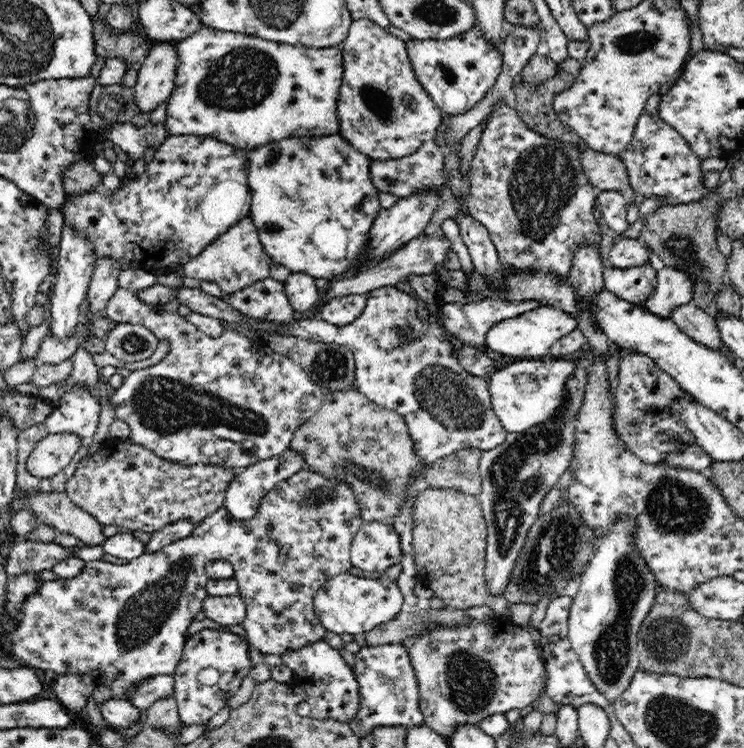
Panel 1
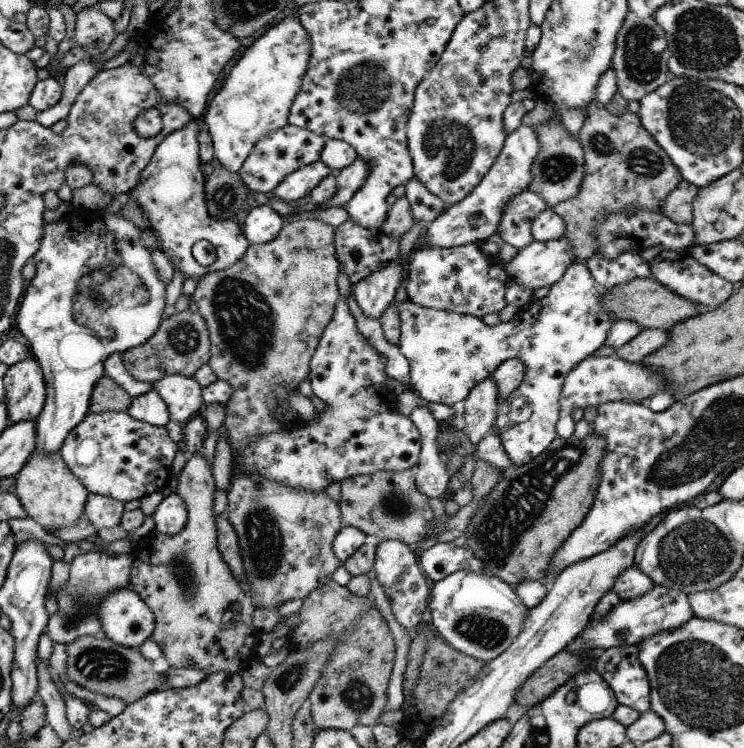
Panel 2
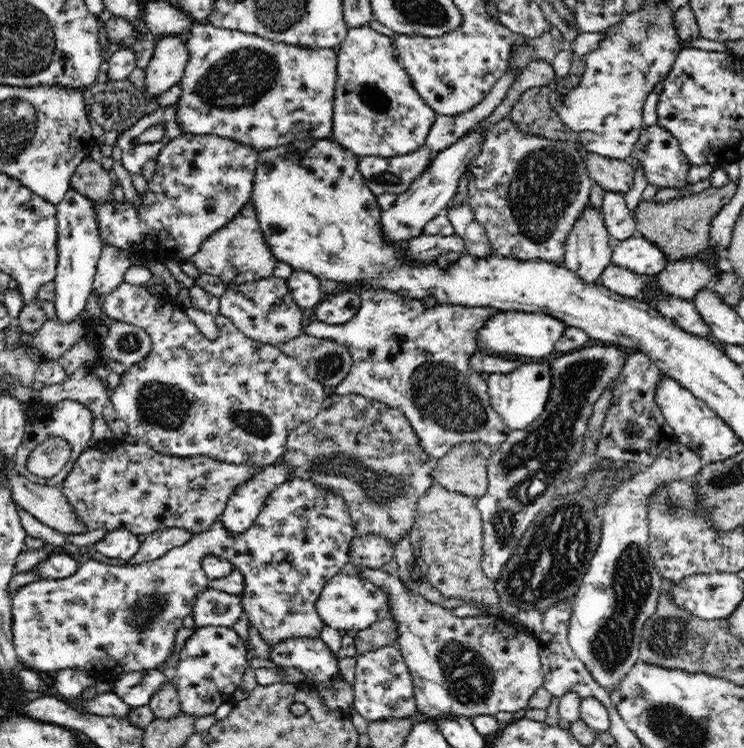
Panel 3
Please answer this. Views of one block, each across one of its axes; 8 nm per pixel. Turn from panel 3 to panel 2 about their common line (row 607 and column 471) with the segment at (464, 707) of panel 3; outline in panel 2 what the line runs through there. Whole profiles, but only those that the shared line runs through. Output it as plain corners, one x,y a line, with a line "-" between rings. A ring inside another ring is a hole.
491,377
476,384
461,403
466,421
463,429
474,444
480,443
492,430
499,408
499,389

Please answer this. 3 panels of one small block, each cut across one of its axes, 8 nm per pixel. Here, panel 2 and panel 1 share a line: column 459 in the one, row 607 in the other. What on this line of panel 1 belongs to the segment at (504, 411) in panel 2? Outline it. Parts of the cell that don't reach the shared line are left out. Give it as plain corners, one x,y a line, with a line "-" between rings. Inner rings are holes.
342,573
329,578
317,590
313,606
322,627
336,635
365,634
383,622
392,621
405,609
402,591
389,578
372,579

